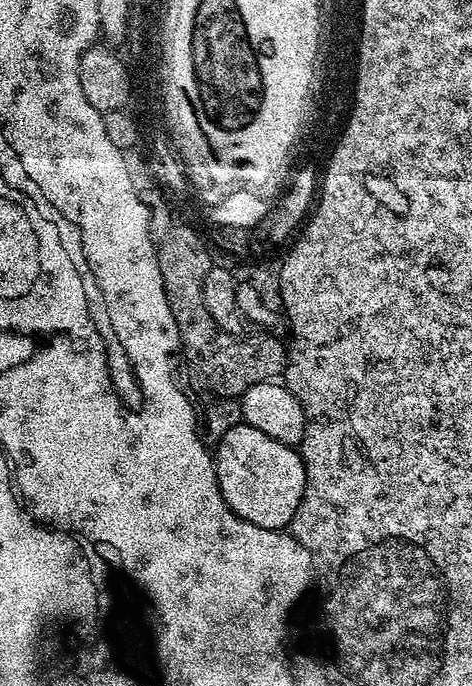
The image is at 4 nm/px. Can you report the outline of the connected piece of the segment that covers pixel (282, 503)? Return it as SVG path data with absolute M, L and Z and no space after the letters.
M241 422L226 430L226 434L222 434L220 441L214 445L214 459L220 493L234 515L263 528L288 528L291 525L306 482L304 460L293 445L283 444L274 438L266 438L262 430L254 430L254 426Z

